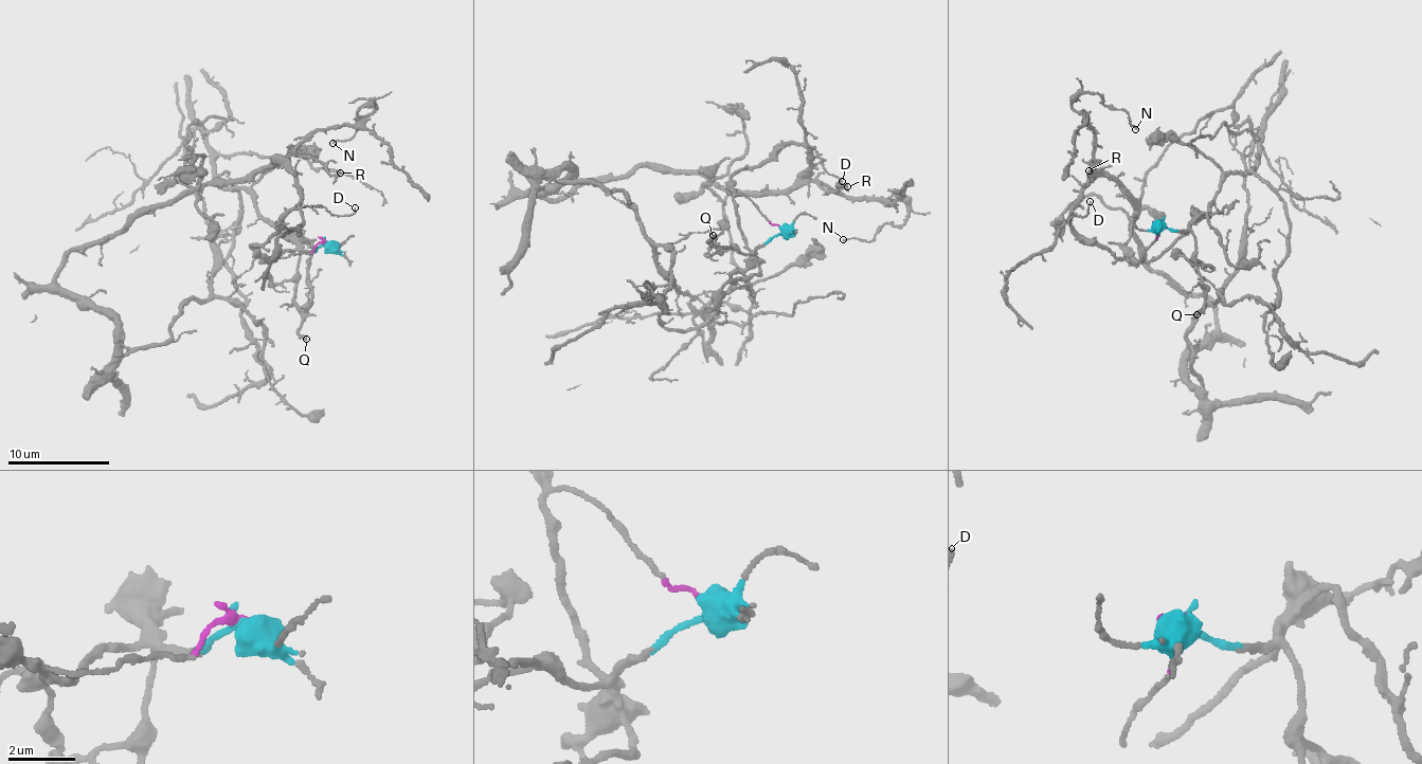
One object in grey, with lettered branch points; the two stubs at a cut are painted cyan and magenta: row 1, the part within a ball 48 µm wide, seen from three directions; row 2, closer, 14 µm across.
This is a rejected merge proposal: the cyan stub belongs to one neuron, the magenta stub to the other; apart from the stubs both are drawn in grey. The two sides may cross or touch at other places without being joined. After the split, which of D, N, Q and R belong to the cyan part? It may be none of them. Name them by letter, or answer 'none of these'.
Q

